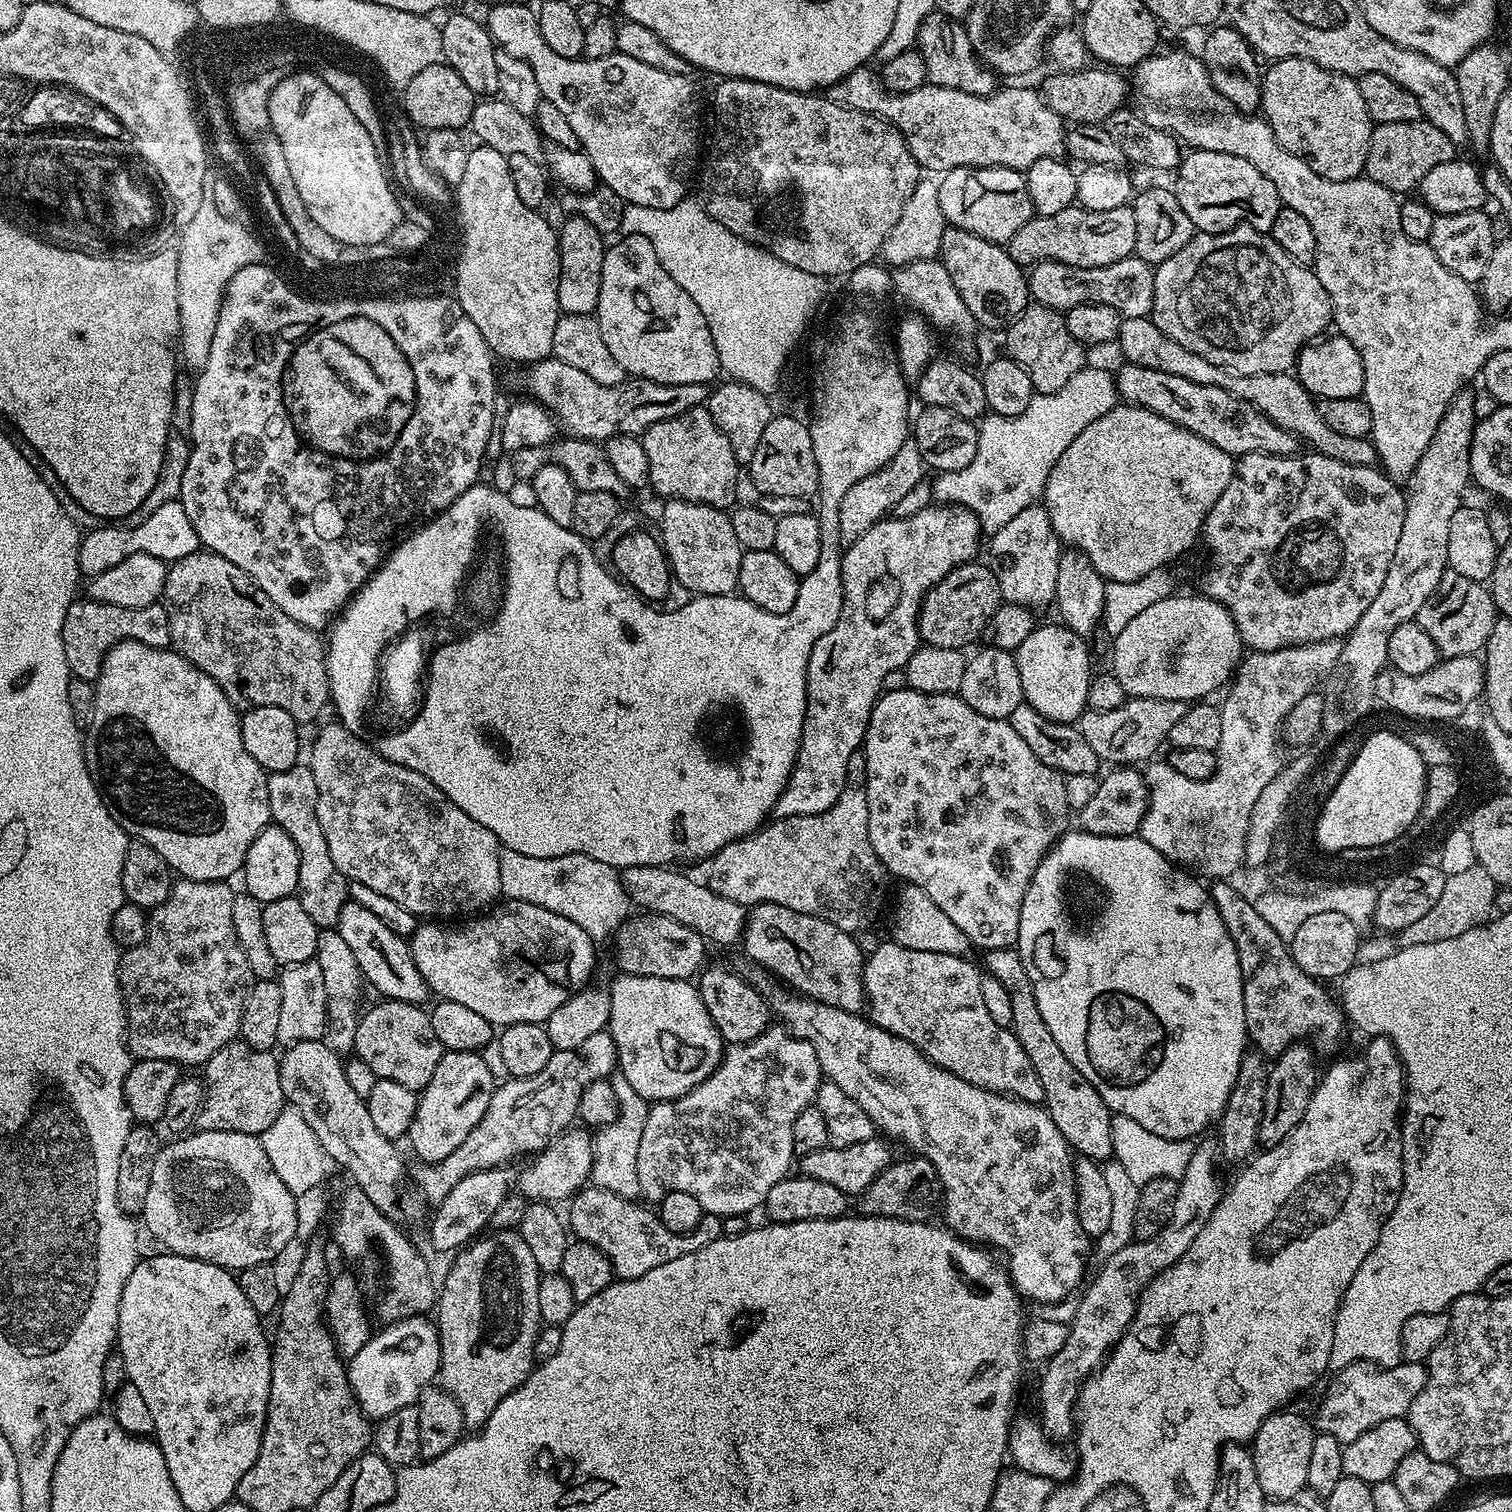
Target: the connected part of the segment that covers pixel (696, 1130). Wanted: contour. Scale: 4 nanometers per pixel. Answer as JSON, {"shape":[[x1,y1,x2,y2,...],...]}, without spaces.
{"shape":[[770,1026,748,1044,725,1047,717,1068,698,1086,677,1100,653,1103,648,1110,642,1142,638,1142,640,1196,658,1202,666,1194,681,1192,699,1196,705,1212,719,1216,752,1214,766,1194,789,1175,794,1157,794,1118,815,1101,822,1083,816,1045,799,1040,783,1026]]}

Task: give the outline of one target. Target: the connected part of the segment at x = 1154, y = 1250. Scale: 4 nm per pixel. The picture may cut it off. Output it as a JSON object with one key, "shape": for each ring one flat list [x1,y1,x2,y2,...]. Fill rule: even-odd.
{"shape":[[1197,1143,1192,1150,1190,1166,1186,1166,1186,1174,1180,1177,1176,1185,1174,1210,1170,1214,1168,1223,1161,1228,1158,1235,1150,1237,1149,1240,1131,1242,1124,1249,1118,1250,1114,1255,1107,1257,1102,1263,1104,1265,1101,1266,1100,1273,1093,1278,1092,1285,1090,1285,1090,1280,1087,1287,1083,1289,1083,1292,1085,1291,1084,1297,1079,1297,1077,1312,1071,1320,1066,1344,1062,1346,1062,1350,1050,1357,1042,1368,1044,1369,1044,1377,1040,1380,1038,1419,1053,1441,1064,1442,1068,1435,1068,1439,1073,1435,1074,1413,1076,1412,1076,1401,1080,1399,1080,1386,1093,1372,1099,1369,1113,1346,1120,1341,1122,1334,1130,1326,1130,1322,1136,1313,1136,1304,1140,1300,1140,1295,1144,1293,1144,1287,1154,1277,1172,1267,1174,1262,1178,1262,1178,1258,1182,1258,1182,1254,1190,1248,1190,1242,1194,1242,1194,1238,1197,1237,1199,1232,1197,1226,1205,1224,1210,1218,1210,1214,1216,1209,1216,1204,1222,1195,1220,1176,1216,1173,1216,1160,1218,1161,1218,1148,1215,1143]]}

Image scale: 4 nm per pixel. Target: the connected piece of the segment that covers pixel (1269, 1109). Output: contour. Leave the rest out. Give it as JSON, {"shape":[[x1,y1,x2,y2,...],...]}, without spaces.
{"shape":[[1301,1042,1290,1045,1281,1056,1275,1057,1274,1063,1269,1067,1266,1098,1262,1102,1257,1130,1257,1138,1264,1148,1272,1148,1282,1142,1282,1138,1286,1138,1286,1134,1290,1134,1290,1130,1294,1130,1298,1122,1302,1122,1302,1114,1306,1114,1306,1106,1318,1083,1316,1059,1317,1053,1307,1043]]}

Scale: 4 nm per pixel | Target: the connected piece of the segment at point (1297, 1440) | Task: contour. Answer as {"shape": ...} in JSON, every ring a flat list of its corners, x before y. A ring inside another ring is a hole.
{"shape":[[1281,1410,1268,1416,1256,1431,1256,1439,1251,1441,1250,1451,1257,1468,1259,1485,1269,1501,1294,1498,1308,1487,1306,1473,1310,1467,1310,1453,1317,1433,1304,1416,1292,1410]]}

